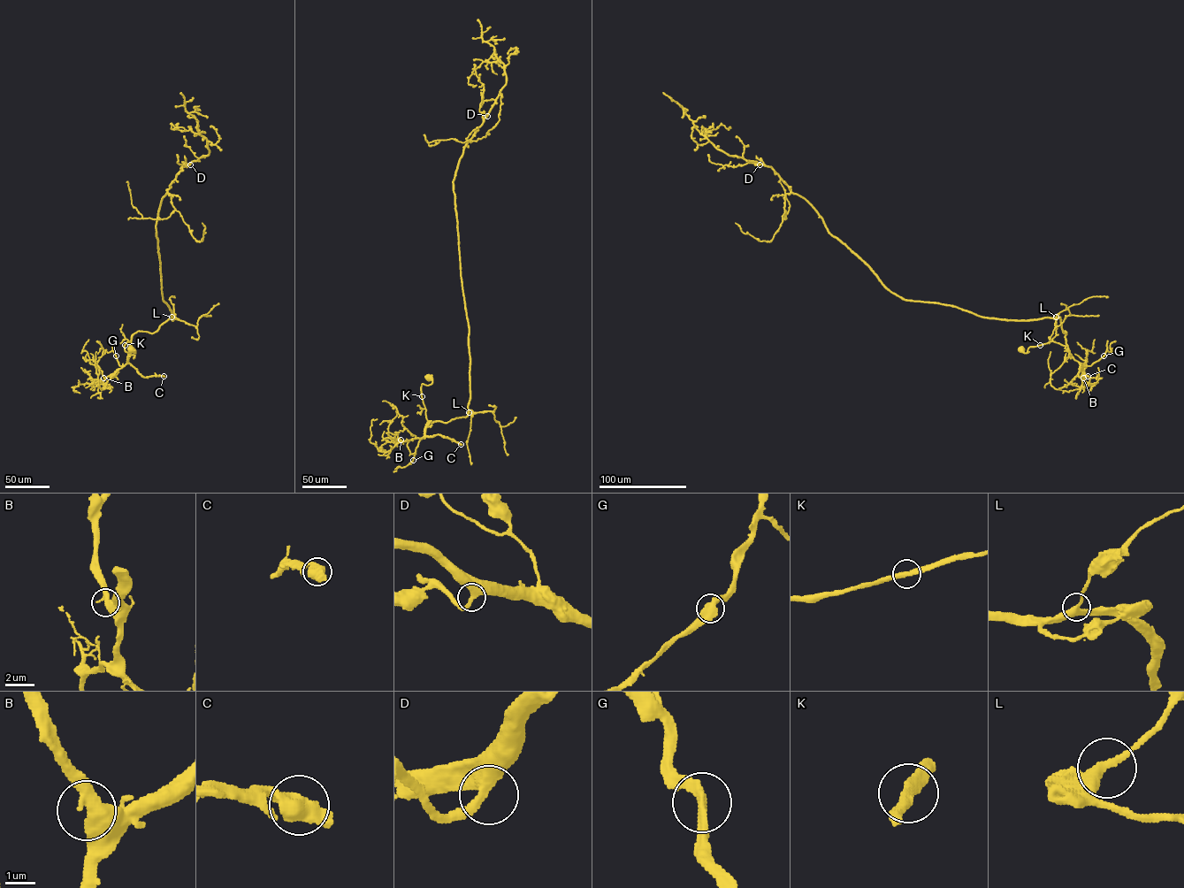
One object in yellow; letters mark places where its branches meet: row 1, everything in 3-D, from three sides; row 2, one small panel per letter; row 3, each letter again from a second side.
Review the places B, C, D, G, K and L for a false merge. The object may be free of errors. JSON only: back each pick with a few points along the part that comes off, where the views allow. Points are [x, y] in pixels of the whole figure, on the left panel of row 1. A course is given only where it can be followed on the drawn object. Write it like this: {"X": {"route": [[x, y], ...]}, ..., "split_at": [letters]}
{"split_at": []}

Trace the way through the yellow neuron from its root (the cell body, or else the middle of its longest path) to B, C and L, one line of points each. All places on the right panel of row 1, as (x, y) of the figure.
B: (1021, 349), (1027, 353), (1030, 347), (1051, 341), (1064, 345), (1081, 365), (1083, 378)
C: (1021, 349), (1027, 353), (1030, 347), (1051, 341), (1058, 343), (1080, 363), (1078, 376), (1088, 376)
L: (1021, 349), (1027, 353), (1030, 347), (1052, 341), (1064, 345), (1069, 353), (1065, 332), (1056, 317)

